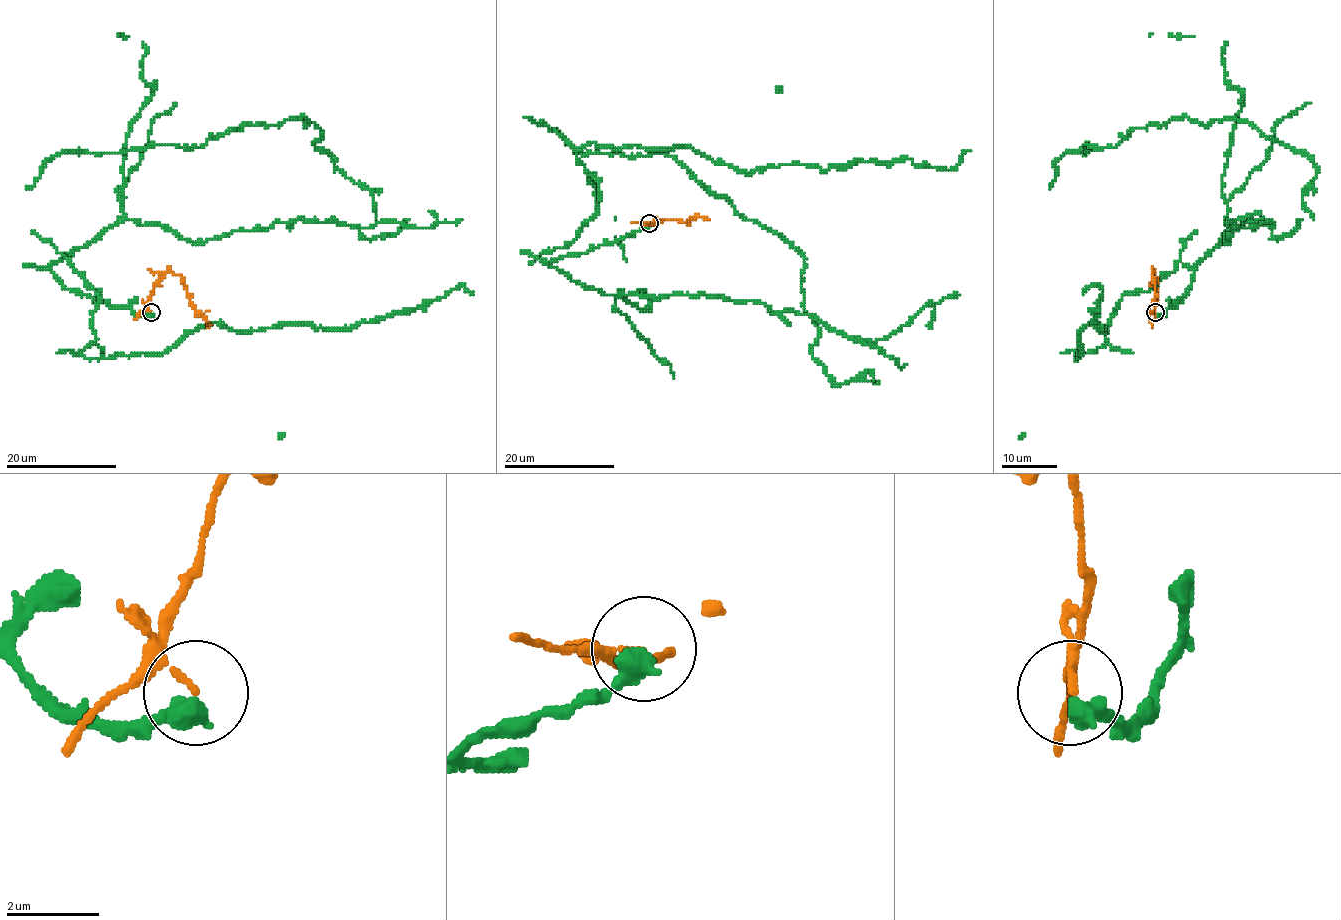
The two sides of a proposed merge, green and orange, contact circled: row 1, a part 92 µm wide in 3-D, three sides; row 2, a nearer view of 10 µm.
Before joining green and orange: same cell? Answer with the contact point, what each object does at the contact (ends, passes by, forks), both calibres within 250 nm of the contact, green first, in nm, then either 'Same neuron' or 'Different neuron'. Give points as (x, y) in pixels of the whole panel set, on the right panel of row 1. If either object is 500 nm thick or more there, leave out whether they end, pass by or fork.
Place: (1155, 312). At the ring green ends. At the ring orange ends. Thickness 480 nm (green) against 130 nm. Different neuron

